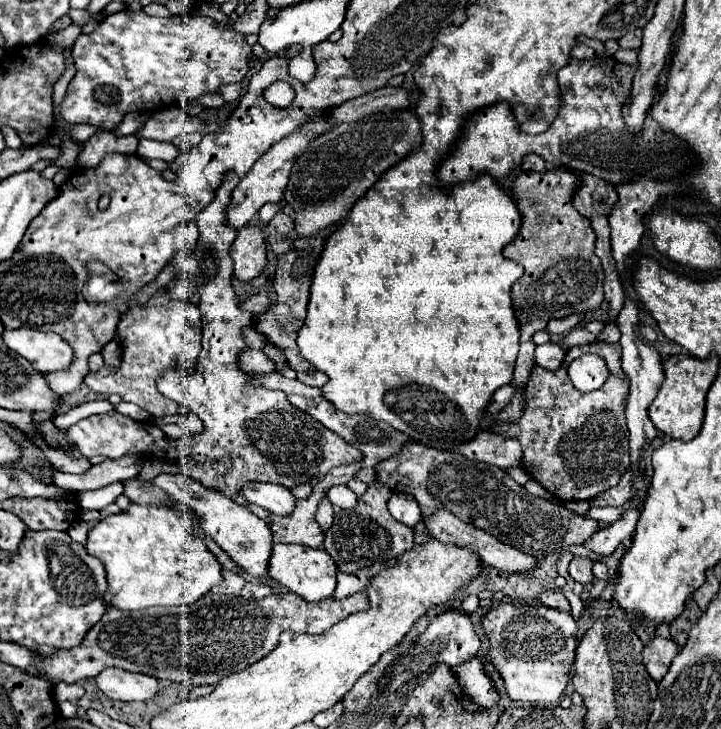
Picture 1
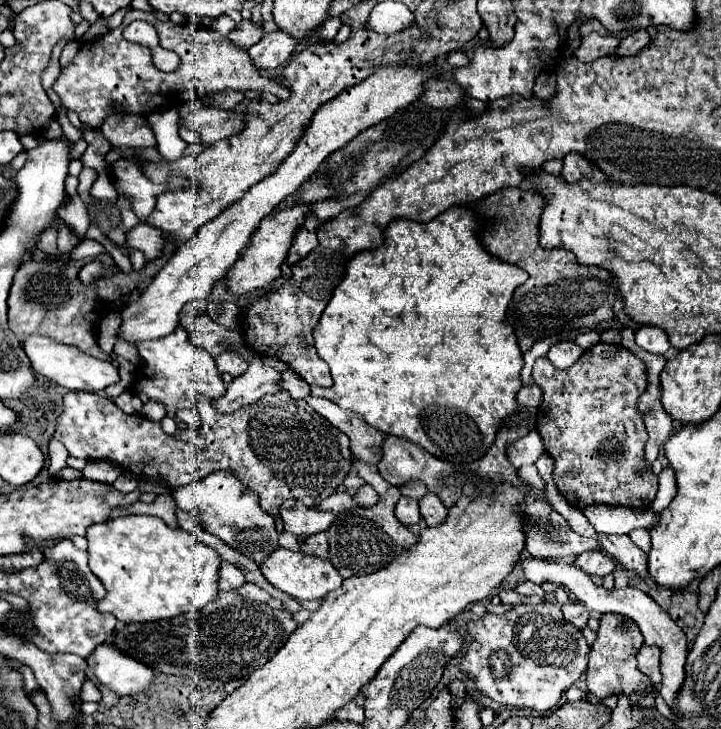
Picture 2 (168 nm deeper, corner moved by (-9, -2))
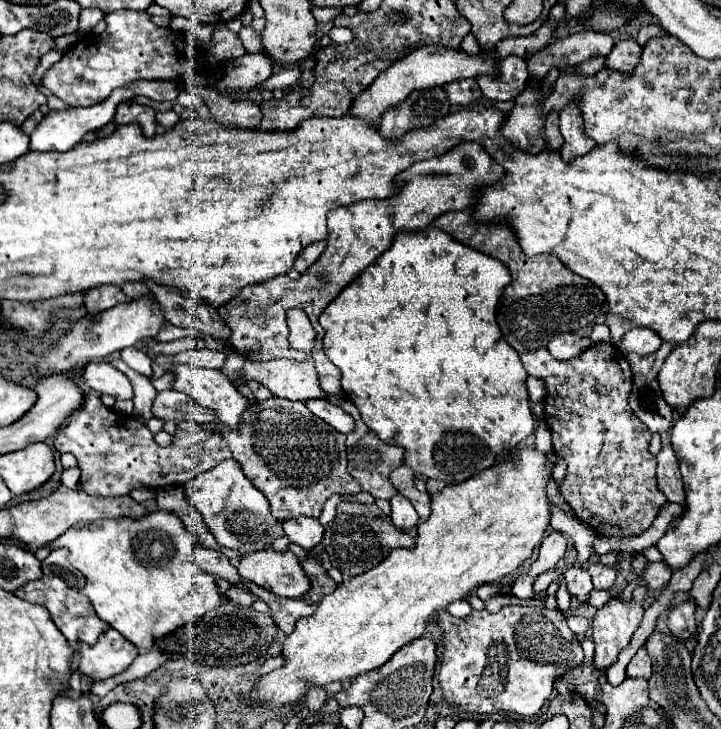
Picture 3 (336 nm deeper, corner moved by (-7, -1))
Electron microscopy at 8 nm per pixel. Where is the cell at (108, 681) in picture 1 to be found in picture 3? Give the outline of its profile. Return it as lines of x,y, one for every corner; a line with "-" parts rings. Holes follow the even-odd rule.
107,628
93,646
77,642
77,648
81,654
79,672
91,680
107,680
127,670
139,654
139,650
113,628

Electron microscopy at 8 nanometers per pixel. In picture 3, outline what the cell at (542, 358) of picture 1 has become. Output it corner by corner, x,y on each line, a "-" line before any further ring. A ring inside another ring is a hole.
565,332
565,334
557,334
551,342
549,342
549,352
557,358
557,360
567,360
567,358
575,358
577,354
585,352
593,342
589,338
581,338
573,332

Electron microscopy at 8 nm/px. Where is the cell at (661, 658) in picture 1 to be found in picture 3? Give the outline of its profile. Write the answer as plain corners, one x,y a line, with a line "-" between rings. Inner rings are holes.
639,648
637,654
633,656
633,660
627,666
627,676
629,678
651,678
653,674
653,666
651,666
651,658
647,654
645,648

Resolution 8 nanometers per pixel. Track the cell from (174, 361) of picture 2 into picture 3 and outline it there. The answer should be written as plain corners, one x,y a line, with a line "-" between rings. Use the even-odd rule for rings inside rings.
179,364
171,370
175,374
175,382
173,382
173,390
179,390
183,394
187,394
193,402
211,408
215,412
215,416
219,418
219,422
223,422
229,428
237,428
239,426
239,418
241,414
247,410
247,398
229,382
229,378
219,372
219,370
207,370
207,368
193,368
193,366
185,366

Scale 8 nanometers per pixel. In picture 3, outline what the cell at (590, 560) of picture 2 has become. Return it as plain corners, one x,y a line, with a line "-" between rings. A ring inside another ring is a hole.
571,568
571,570
567,570
567,574
565,574
565,586
567,586
567,592
571,596
575,596
581,604
587,604
589,592
593,590
591,576
589,576
587,570
583,570
583,568

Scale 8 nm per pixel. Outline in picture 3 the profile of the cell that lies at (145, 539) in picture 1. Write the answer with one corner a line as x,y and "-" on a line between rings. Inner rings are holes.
155,510
141,520
121,518
73,526
63,536
49,542
45,548
67,548
71,564
81,570
87,578
87,584
81,594
91,600
95,614
111,628
119,630
131,644
149,650
155,648
155,640
163,640
169,636
169,632
195,624
203,614
215,610
221,604
221,594
217,590
215,578
211,574
205,574
185,554
191,552
191,542
193,538
177,514

